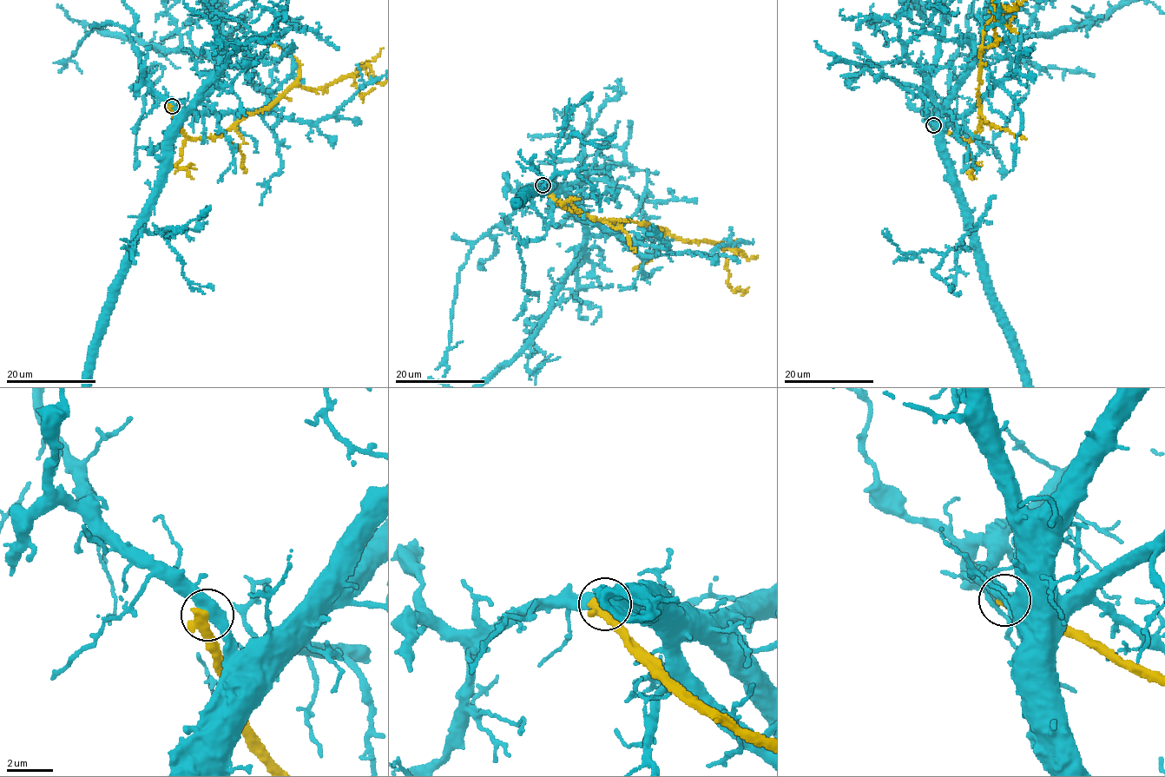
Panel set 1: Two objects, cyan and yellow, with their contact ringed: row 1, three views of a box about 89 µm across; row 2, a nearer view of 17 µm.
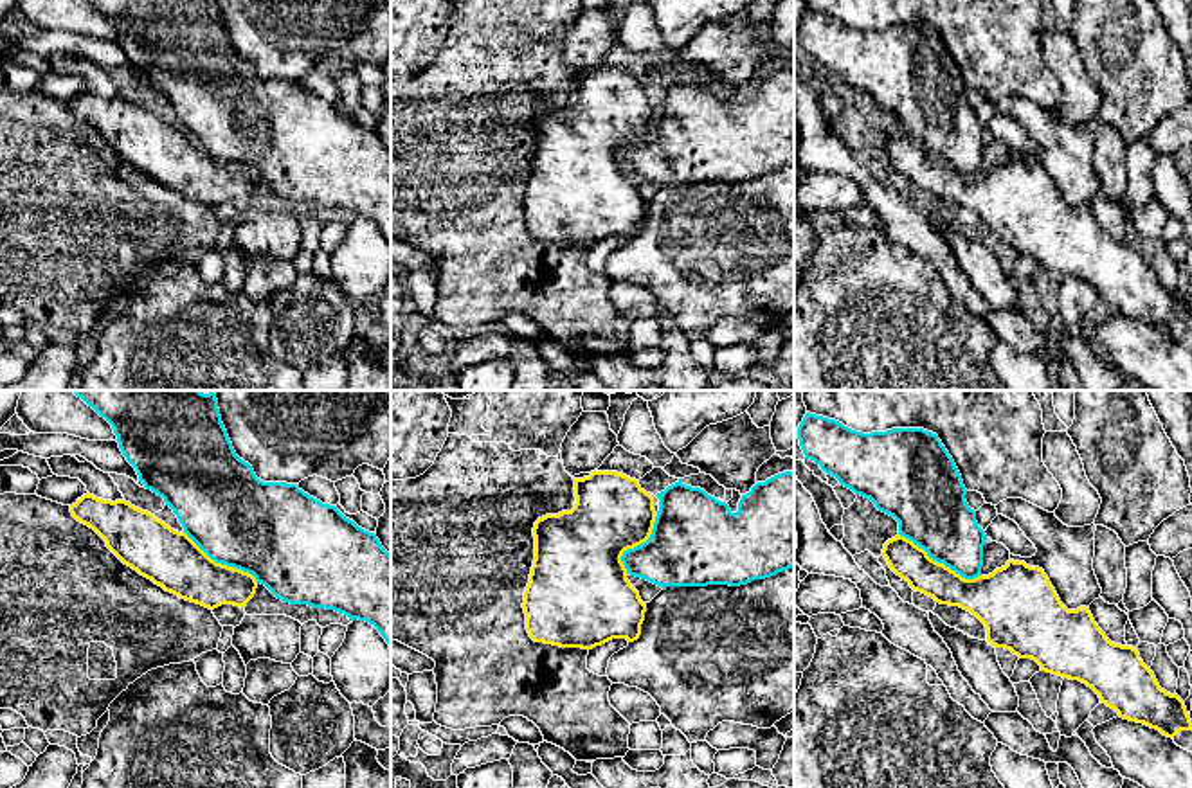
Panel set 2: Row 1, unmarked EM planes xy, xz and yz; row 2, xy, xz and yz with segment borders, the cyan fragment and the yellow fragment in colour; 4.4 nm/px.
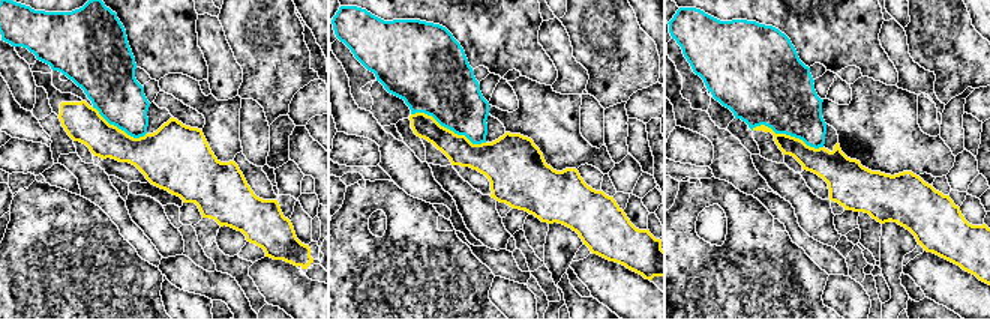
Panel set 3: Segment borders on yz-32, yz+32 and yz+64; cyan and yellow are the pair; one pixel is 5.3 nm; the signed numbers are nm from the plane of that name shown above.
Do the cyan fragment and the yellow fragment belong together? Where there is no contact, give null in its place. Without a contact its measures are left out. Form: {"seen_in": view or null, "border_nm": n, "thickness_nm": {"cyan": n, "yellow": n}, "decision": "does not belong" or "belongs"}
{"seen_in": "yz", "border_nm": 420, "thickness_nm": {"cyan": 320, "yellow": 190}, "decision": "does not belong"}

